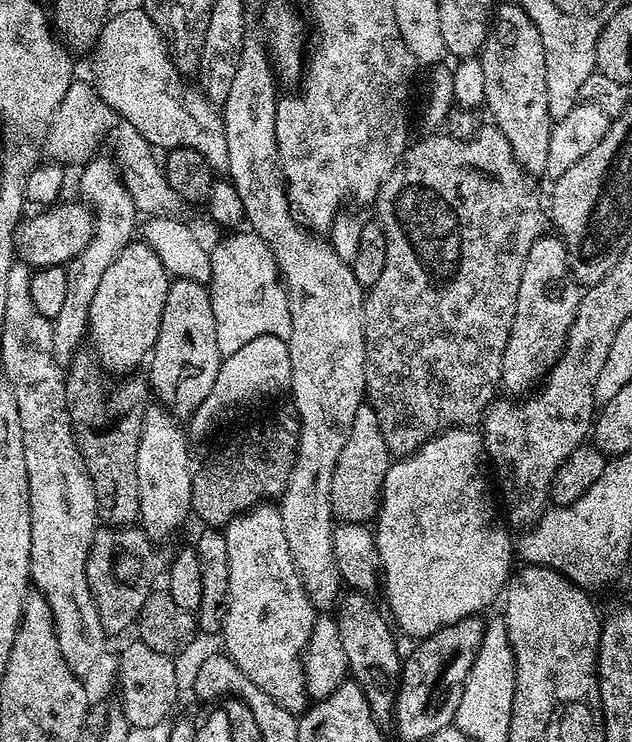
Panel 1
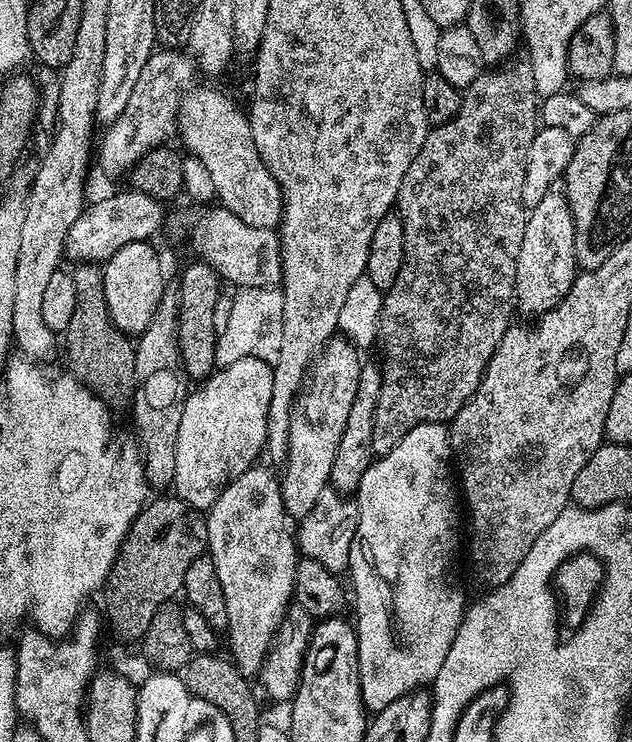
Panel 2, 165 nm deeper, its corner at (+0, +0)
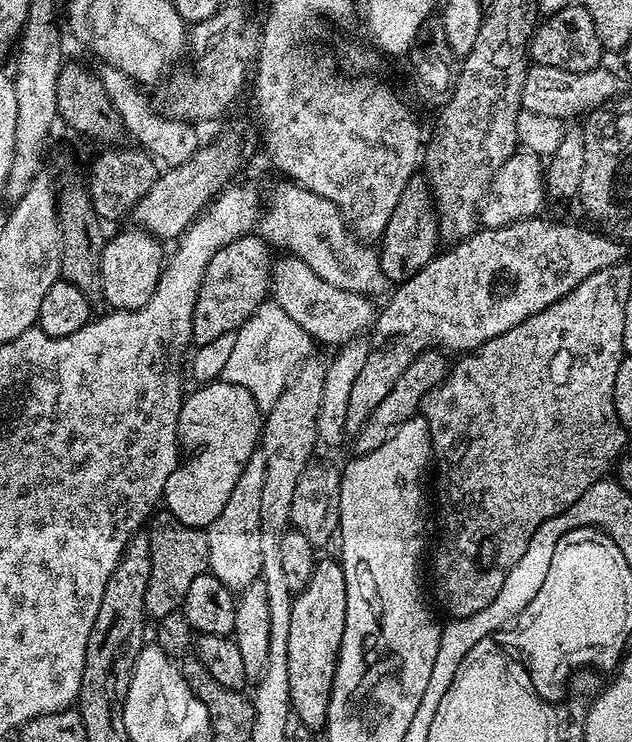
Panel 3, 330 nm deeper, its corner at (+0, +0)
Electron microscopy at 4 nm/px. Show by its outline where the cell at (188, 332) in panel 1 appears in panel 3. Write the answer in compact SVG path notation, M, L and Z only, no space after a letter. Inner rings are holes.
M249 234L247 236L239 236L234 242L223 244L216 253L214 258L210 258L210 266L206 266L206 274L202 278L202 286L198 290L198 302L194 302L194 314L192 315L192 344L201 346L206 343L212 343L219 335L226 334L227 332L235 332L239 325L242 325L251 318L257 310L263 306L270 296L270 277L272 275L272 266L274 263L273 249L260 237L259 234Z

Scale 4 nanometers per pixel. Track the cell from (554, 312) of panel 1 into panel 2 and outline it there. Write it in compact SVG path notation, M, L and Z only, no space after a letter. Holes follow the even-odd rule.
M563 183L553 184L550 190L534 206L528 214L526 222L526 234L522 234L522 250L518 250L516 259L516 299L515 307L519 315L524 318L538 318L543 312L549 312L570 290L570 286L576 281L578 265L576 262L576 251L574 250L574 218L568 205L568 195L564 193Z

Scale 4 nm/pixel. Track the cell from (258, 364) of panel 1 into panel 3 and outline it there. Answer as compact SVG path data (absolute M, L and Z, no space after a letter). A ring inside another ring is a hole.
M223 378L211 383L201 383L194 388L196 389L193 392L189 391L185 395L178 418L178 443L186 455L177 463L170 478L166 478L162 504L170 515L178 518L178 522L191 528L207 530L214 518L222 514L238 478L242 478L242 470L246 470L246 462L250 462L250 458L258 451L262 431L262 409L254 402L254 394L250 394L250 390L234 386Z

